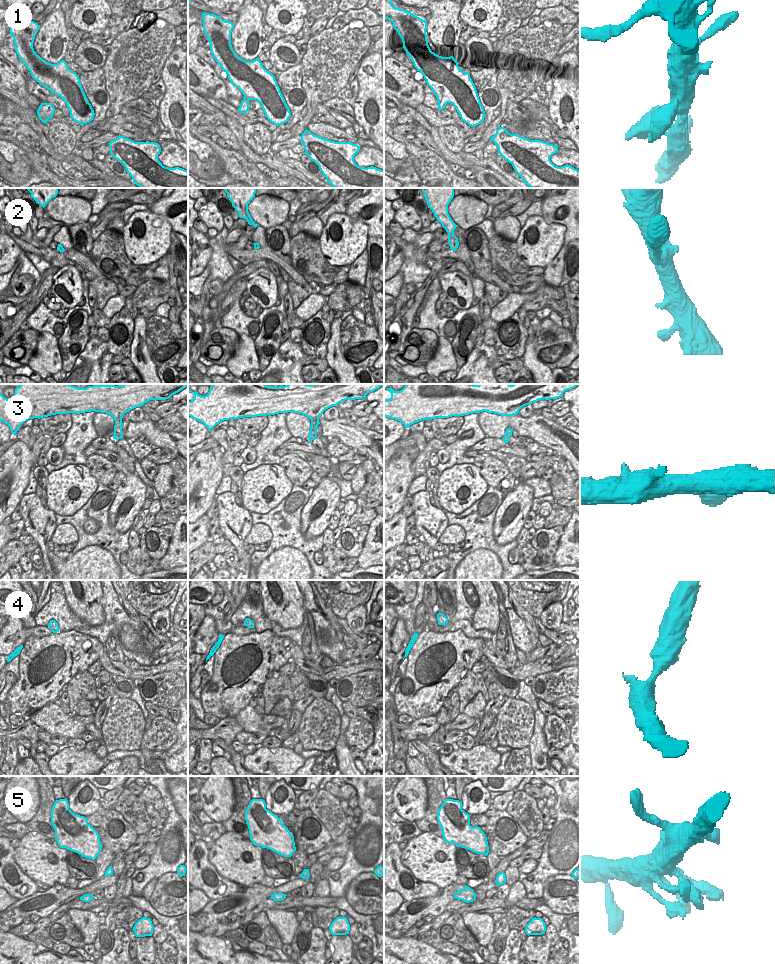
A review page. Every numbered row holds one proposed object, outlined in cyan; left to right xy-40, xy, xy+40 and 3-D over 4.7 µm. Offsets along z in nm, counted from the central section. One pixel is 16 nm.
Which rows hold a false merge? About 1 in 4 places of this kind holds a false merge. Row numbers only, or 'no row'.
no row

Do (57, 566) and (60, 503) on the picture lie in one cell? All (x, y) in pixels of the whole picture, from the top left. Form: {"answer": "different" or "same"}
{"answer": "different"}

